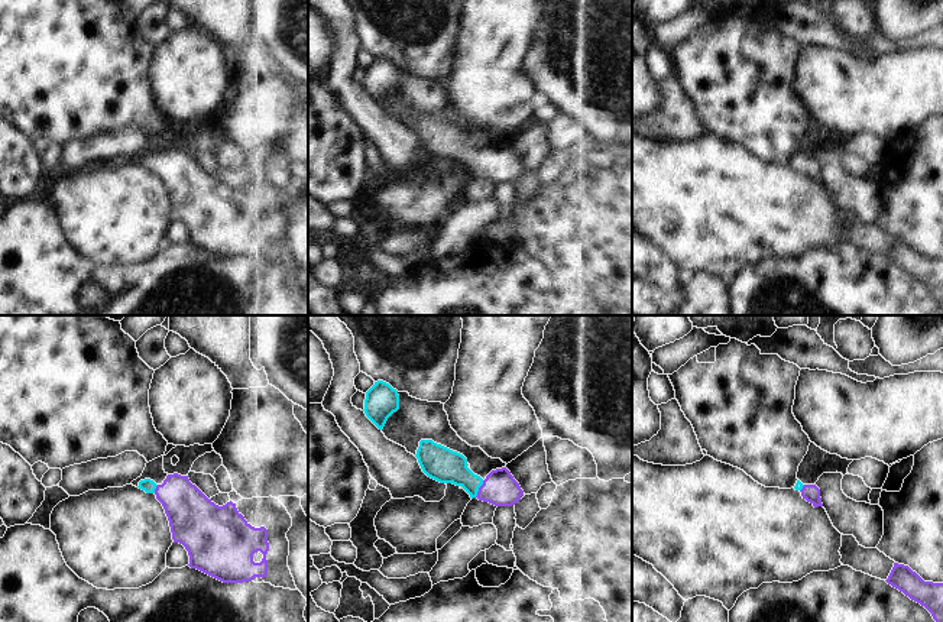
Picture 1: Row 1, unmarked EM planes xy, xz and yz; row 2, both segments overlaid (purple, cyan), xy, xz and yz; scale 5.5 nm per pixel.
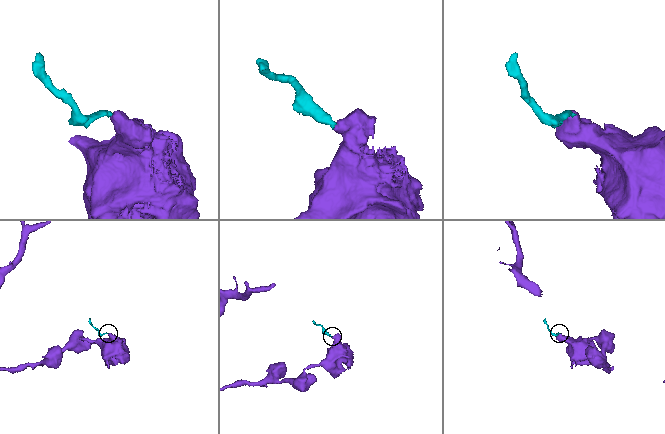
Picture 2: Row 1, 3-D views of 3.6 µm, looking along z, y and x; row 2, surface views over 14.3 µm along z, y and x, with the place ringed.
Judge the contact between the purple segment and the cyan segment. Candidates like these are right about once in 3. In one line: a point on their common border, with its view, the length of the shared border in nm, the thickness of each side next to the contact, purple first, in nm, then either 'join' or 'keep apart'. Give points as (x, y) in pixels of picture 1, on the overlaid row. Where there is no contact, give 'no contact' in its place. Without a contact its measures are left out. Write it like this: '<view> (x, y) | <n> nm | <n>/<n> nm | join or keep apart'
xz (479, 489) | 110 nm | 200/190 nm | join

